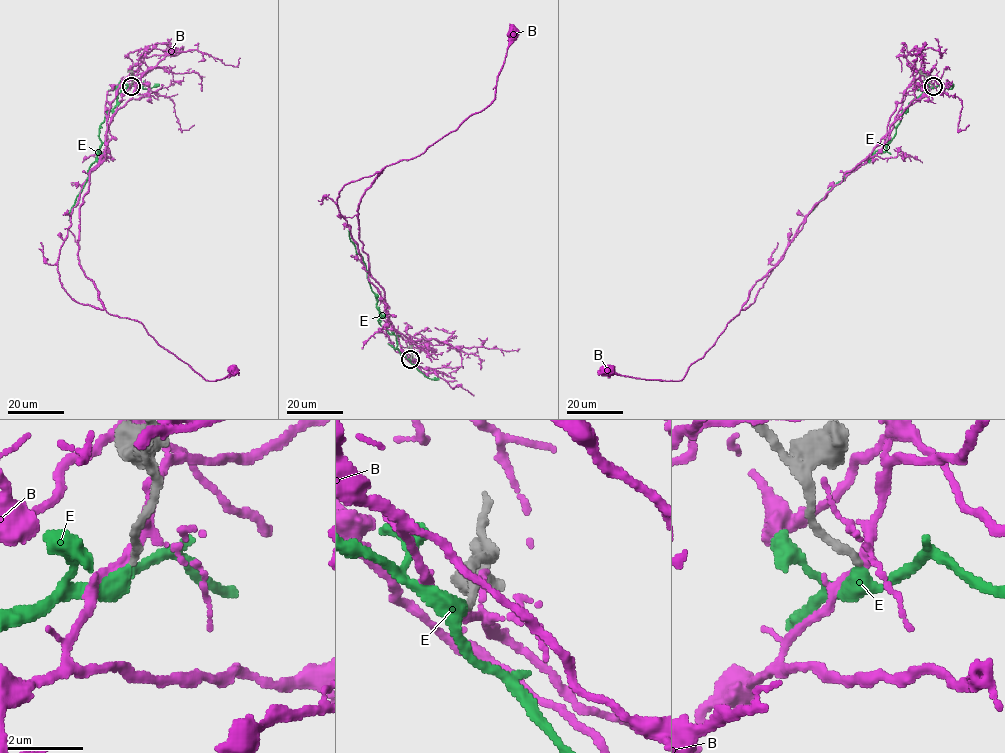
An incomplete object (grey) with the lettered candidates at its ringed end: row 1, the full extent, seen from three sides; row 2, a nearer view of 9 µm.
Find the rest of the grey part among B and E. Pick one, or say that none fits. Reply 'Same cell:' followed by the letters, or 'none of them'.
Same cell: E

